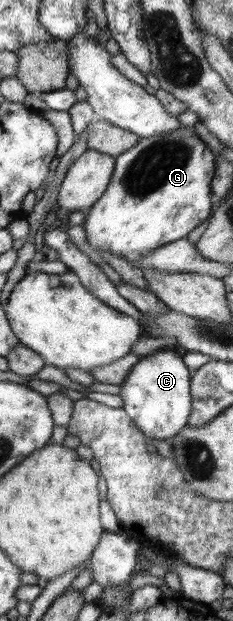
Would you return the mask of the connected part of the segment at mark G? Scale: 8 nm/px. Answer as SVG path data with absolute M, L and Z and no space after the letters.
M183 126L152 137L139 138L138 143L115 158L115 169L102 197L86 212L83 222L86 239L93 249L105 249L118 257L128 253L145 254L184 239L195 227L211 216L214 208L212 179L216 171L215 154L194 132Z

